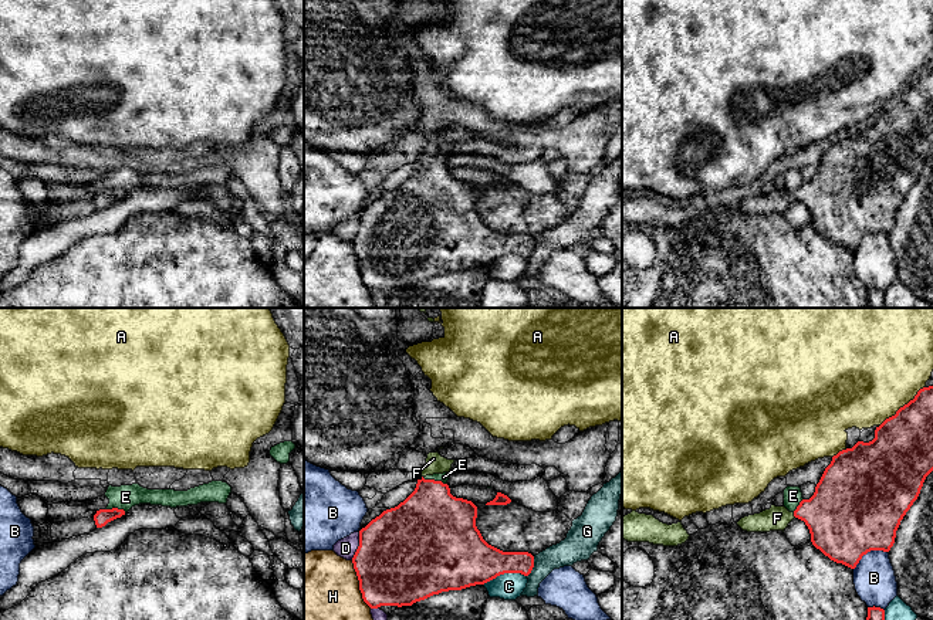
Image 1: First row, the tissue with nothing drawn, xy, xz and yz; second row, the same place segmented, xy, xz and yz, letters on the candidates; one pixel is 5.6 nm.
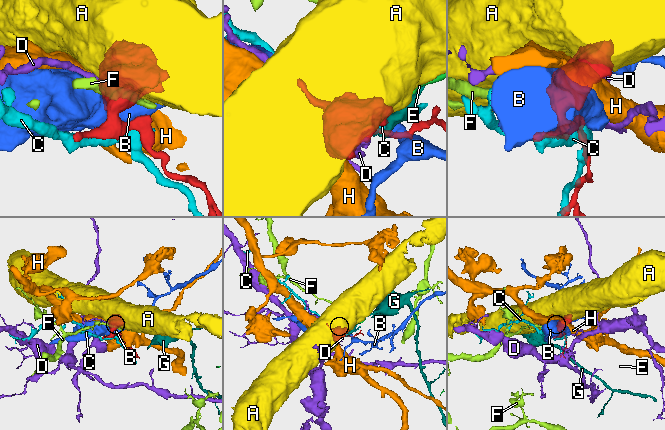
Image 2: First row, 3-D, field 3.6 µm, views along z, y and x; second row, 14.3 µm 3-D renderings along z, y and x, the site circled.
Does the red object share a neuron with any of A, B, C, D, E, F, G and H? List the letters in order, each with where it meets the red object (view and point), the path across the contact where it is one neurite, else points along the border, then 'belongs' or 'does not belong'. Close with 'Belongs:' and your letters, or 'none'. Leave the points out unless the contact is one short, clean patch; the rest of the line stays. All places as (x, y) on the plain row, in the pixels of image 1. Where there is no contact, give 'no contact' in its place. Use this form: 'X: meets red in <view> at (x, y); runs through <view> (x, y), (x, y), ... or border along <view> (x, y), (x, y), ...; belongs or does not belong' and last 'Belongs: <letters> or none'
A: meets red in yz at (903, 88); does not belong
B: meets red in yz at (868, 233); does not belong
C: meets red in xz at (504, 254); does not belong
D: meets red in xz at (358, 229); does not belong
E: meets red in xz at (433, 162); does not belong
F: meets red in yz at (794, 197); runs through yz (838, 197), (794, 197), (777, 200); belongs
G: meets red in xz at (533, 248); border along xz (534, 239), (534, 247), (527, 258); does not belong
H: meets red in xz at (359, 267); does not belong
Belongs: F

